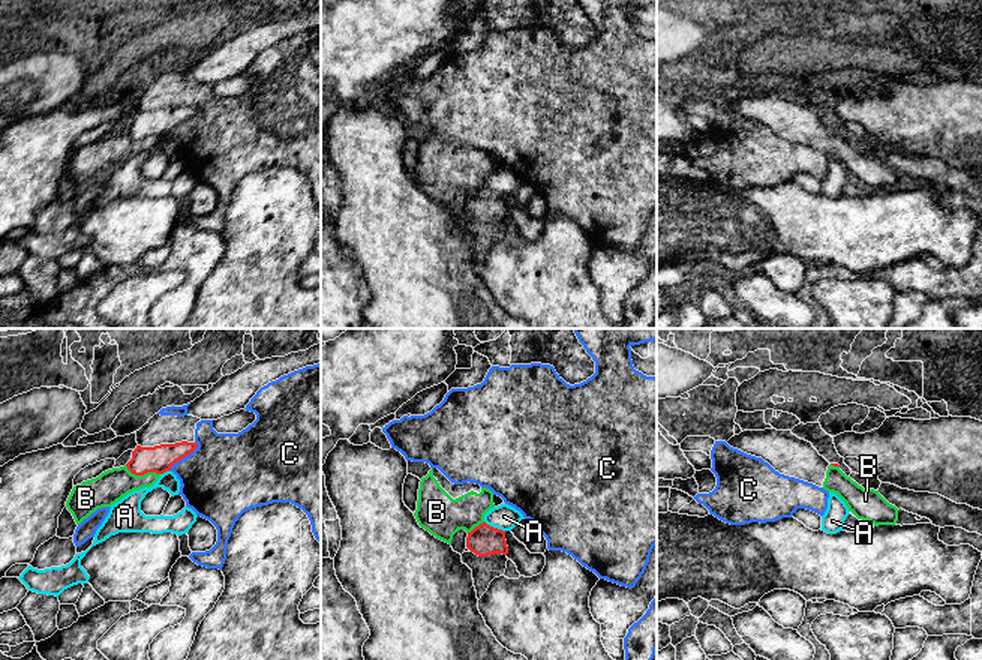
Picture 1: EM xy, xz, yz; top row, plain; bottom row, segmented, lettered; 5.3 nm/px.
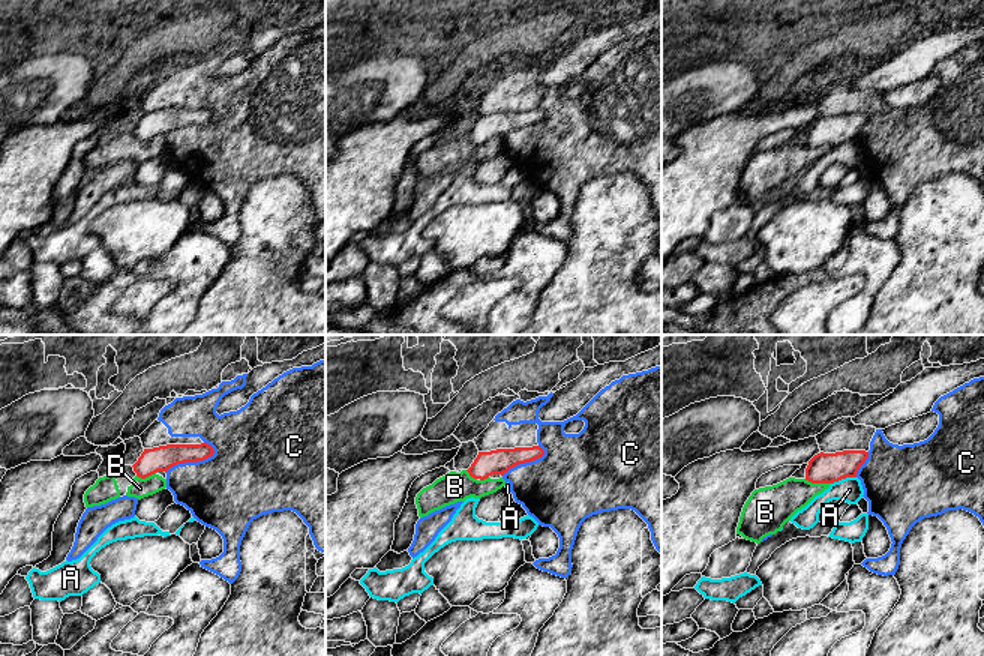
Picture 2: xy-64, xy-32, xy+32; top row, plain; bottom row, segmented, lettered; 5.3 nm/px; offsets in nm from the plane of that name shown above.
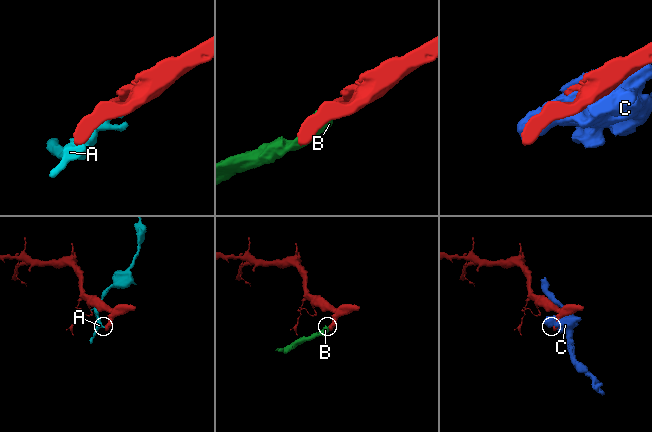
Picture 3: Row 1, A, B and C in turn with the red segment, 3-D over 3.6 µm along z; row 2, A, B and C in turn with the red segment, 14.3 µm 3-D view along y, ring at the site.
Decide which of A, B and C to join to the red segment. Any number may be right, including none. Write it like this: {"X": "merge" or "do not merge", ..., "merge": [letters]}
{"A": "do not merge", "B": "do not merge", "C": "do not merge", "merge": []}

